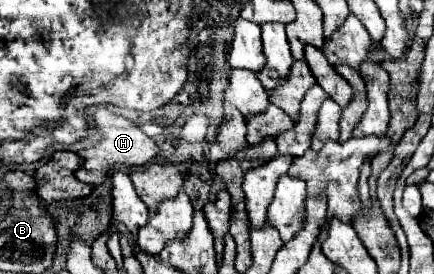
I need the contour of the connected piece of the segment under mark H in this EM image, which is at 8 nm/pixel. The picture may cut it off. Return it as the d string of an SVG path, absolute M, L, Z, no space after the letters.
M101 107L97 109L97 115L95 115L95 123L97 123L97 129L101 131L101 141L93 147L89 147L89 151L79 151L79 155L85 159L85 165L79 167L75 171L75 177L83 183L91 183L91 185L99 185L105 181L105 177L109 175L109 171L113 171L115 167L133 167L133 165L145 165L149 161L153 161L157 155L159 155L159 147L157 143L147 137L139 127L137 123L121 117L121 115L115 115L111 113L109 109Z

